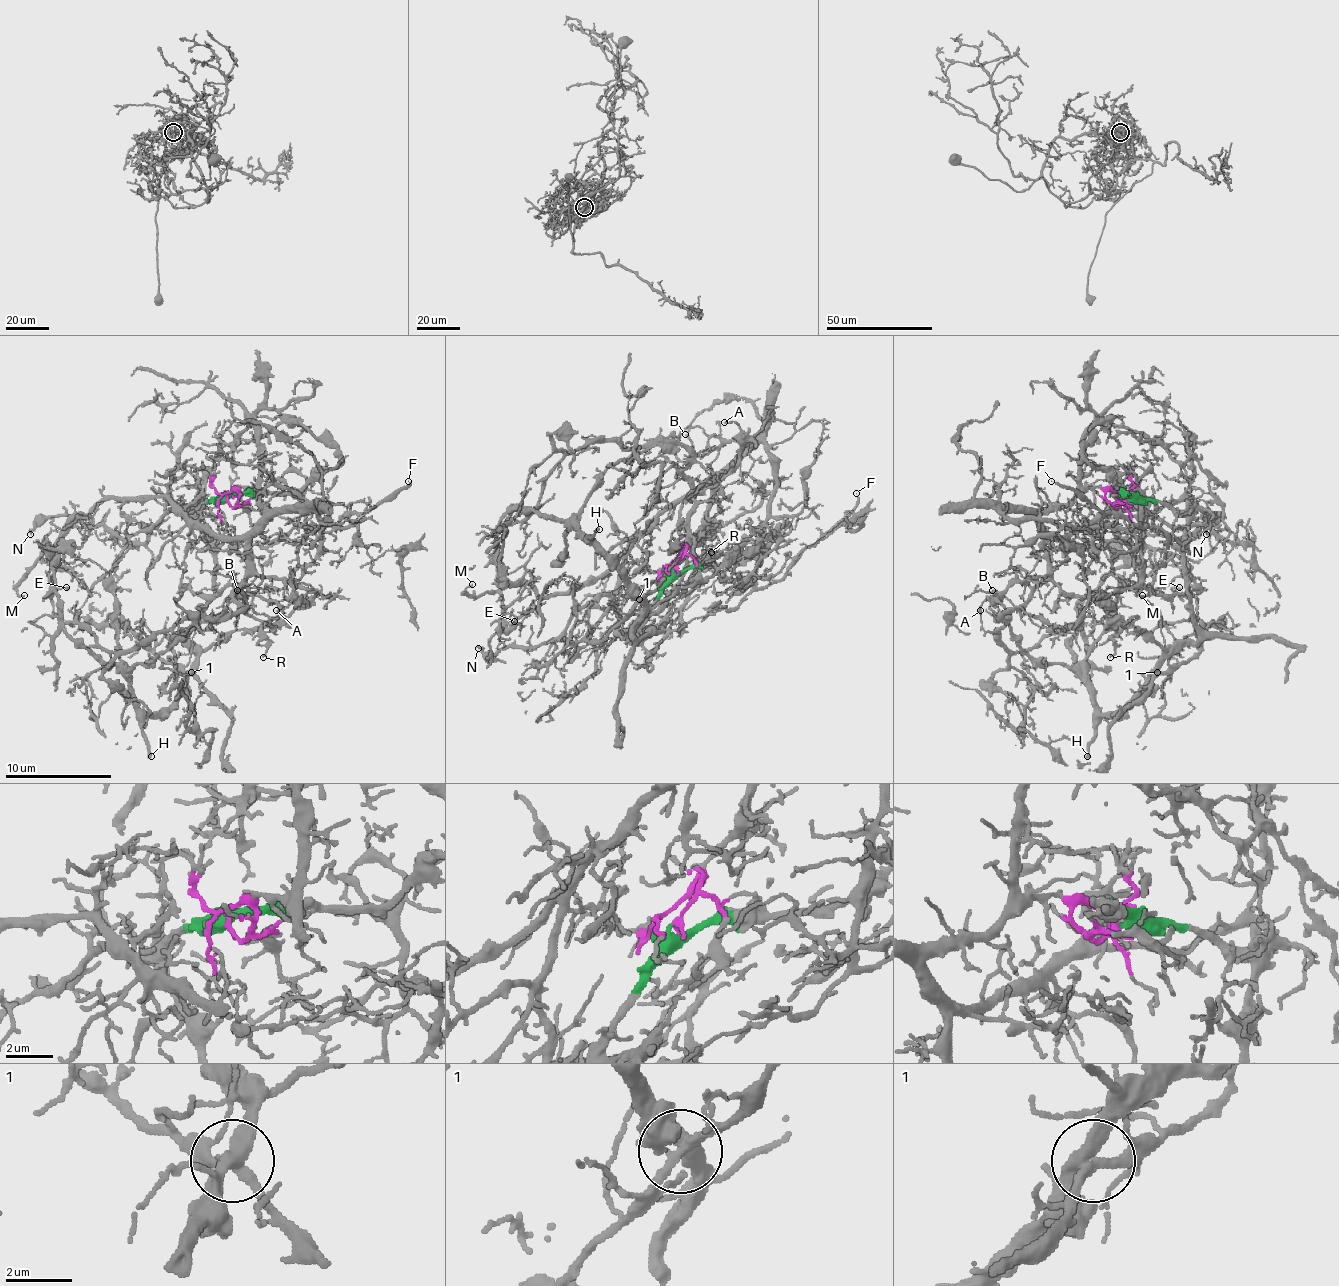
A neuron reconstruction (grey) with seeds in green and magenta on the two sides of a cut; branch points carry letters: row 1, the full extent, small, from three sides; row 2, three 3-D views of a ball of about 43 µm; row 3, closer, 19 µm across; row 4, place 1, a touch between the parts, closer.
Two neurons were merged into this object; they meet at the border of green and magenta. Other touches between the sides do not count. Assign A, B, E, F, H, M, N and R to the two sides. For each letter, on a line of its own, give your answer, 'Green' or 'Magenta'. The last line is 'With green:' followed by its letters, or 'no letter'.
A: Magenta
B: Magenta
E: Magenta
F: Magenta
H: Green
M: Magenta
N: Magenta
R: Magenta
With green: H

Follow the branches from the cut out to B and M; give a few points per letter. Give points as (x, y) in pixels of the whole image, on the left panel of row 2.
B: (225, 500), (246, 487), (262, 503), (249, 575), (235, 588), (243, 607), (238, 591)
M: (225, 500), (206, 468), (195, 497), (179, 508), (163, 497), (104, 497), (72, 516), (19, 585), (24, 596)

